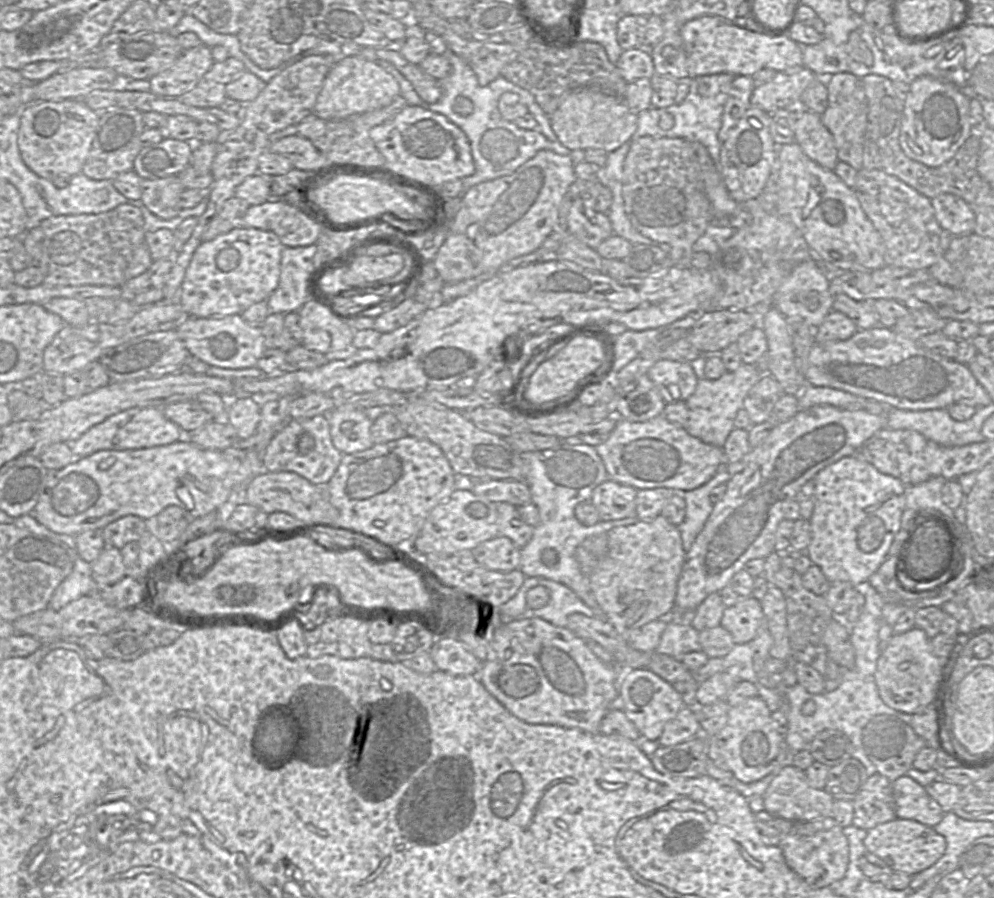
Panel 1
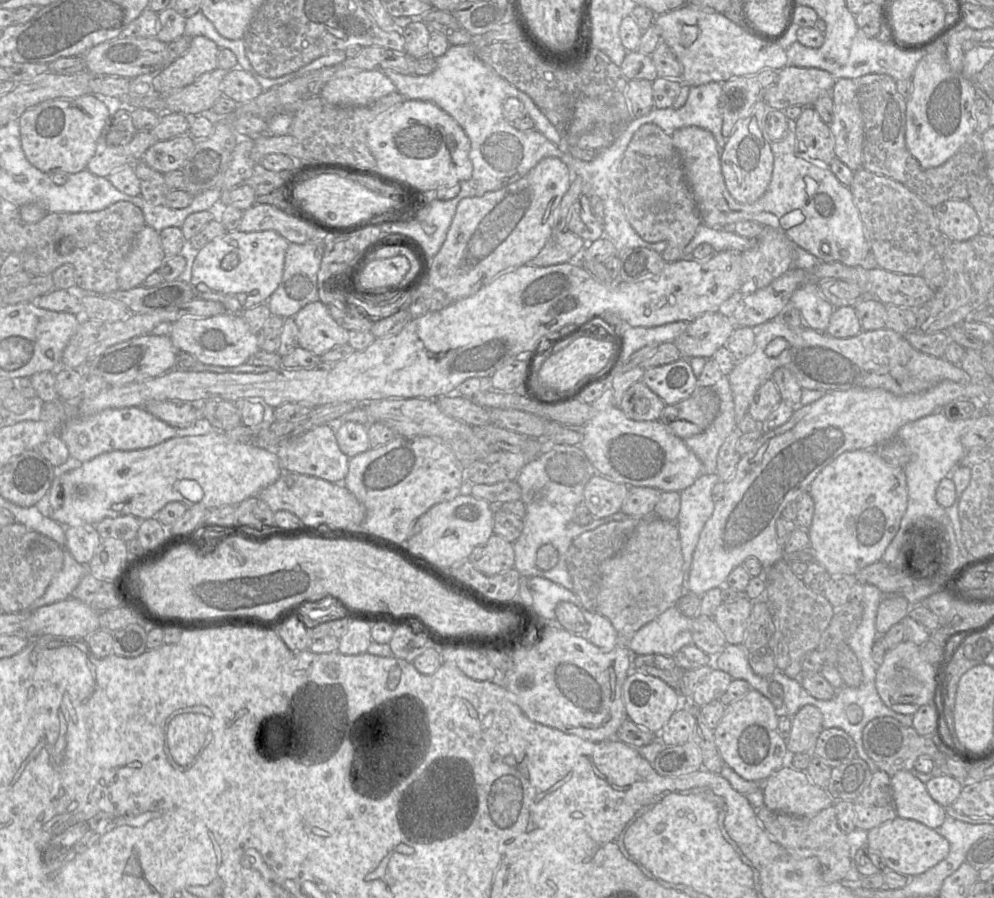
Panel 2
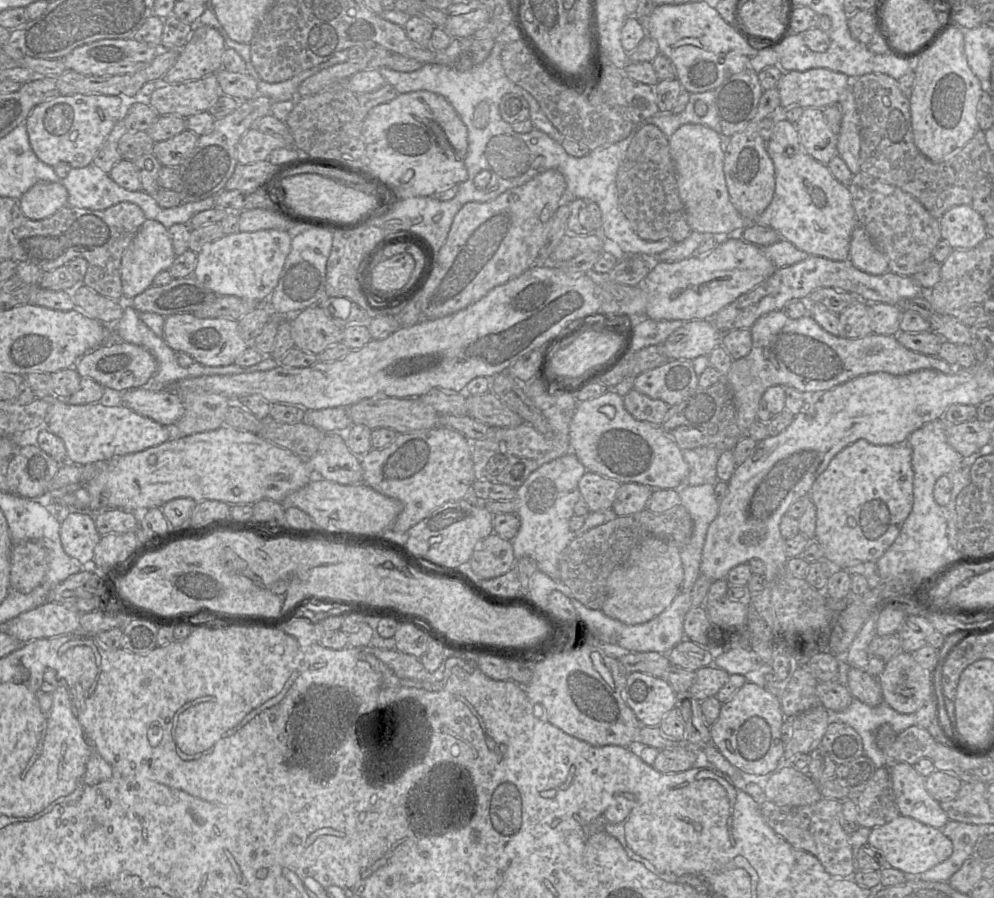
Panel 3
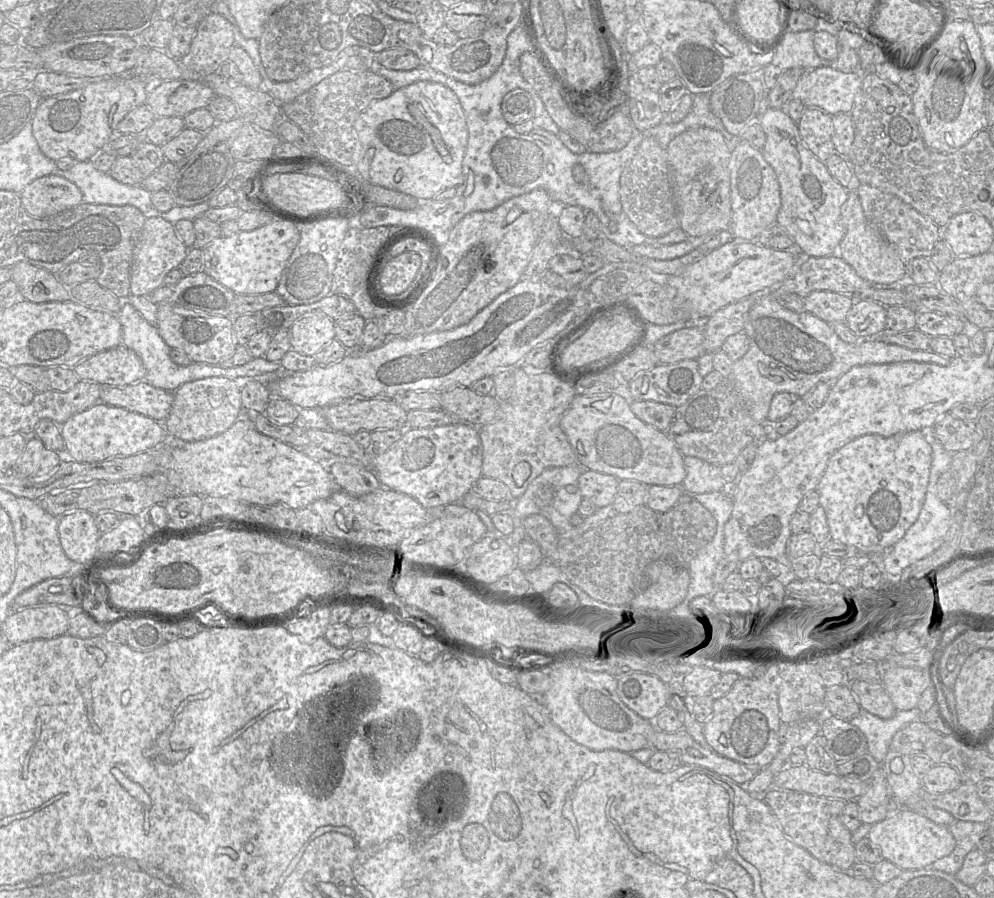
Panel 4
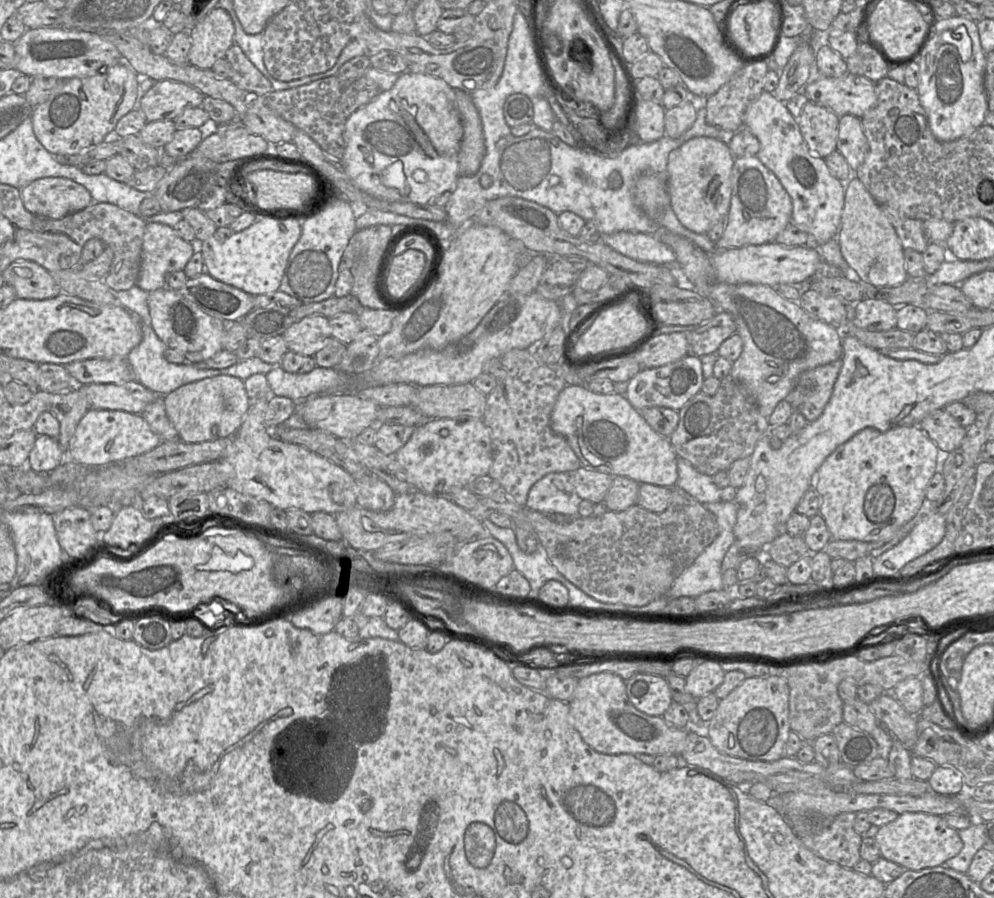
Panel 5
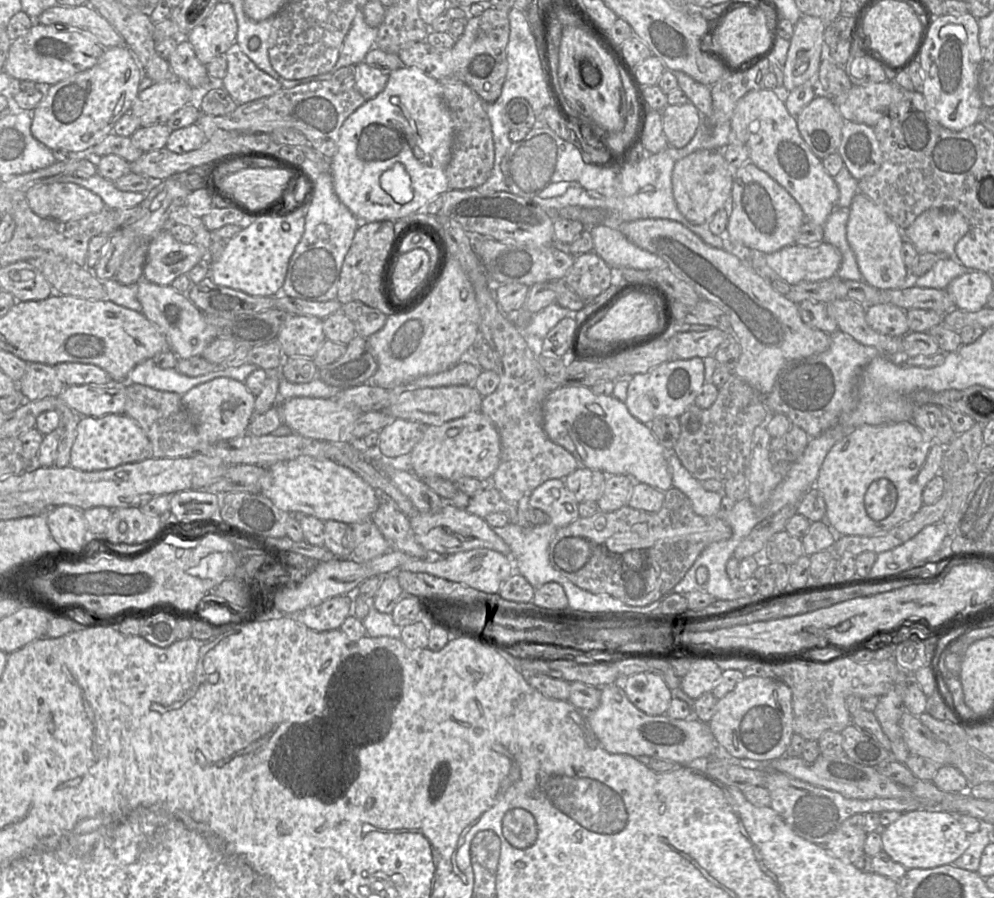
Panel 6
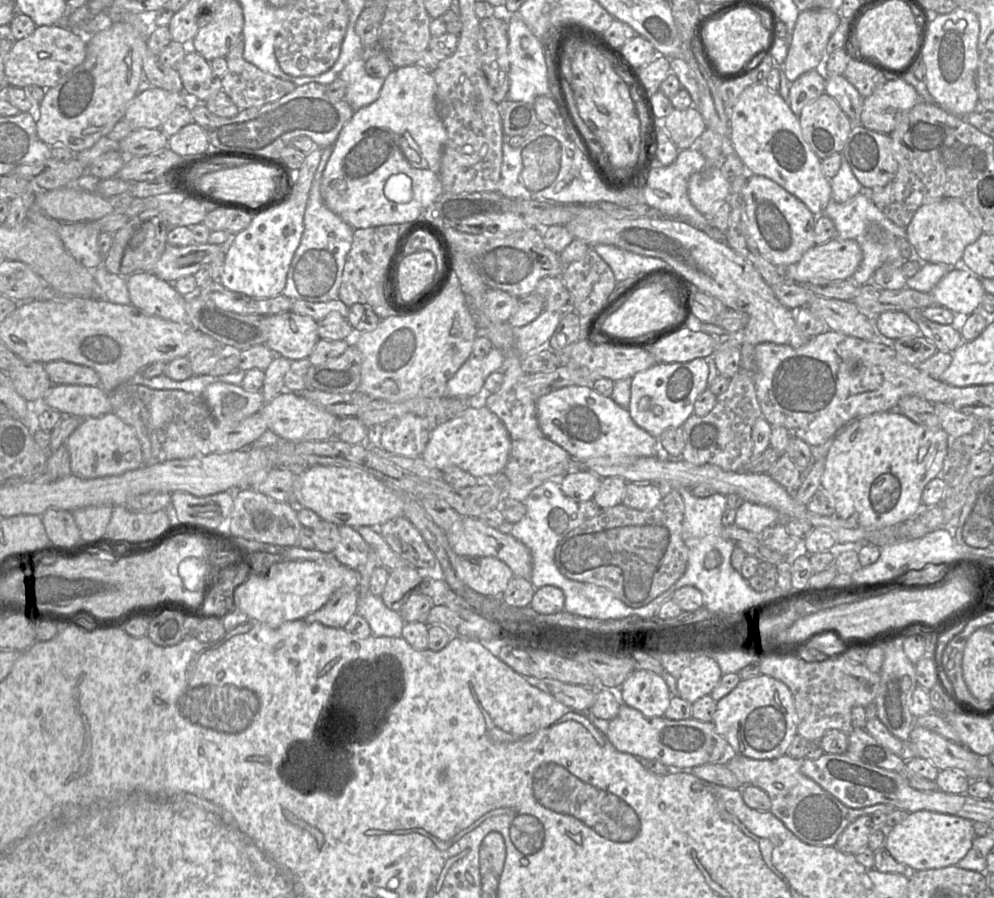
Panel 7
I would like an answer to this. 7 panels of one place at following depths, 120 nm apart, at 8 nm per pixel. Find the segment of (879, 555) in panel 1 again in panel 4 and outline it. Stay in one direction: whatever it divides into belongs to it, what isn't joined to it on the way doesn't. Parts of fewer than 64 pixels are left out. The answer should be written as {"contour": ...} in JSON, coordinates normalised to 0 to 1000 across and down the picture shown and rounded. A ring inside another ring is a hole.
{"contour":[[[932,480],[895,487],[871,483],[840,502],[819,545],[832,581],[833,599],[863,614],[857,617],[885,617],[902,604],[926,572],[938,506]]]}

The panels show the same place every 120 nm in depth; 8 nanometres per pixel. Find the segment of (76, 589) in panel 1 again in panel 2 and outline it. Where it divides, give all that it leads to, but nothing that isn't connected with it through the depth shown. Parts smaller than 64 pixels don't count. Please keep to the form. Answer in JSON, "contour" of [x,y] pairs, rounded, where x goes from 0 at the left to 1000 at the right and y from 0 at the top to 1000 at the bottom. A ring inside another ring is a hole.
{"contour":[[[64,610],[64,626],[61,635],[52,645],[45,660],[28,676],[28,683],[70,666],[73,657],[87,639],[89,639],[89,630],[78,627]]]}

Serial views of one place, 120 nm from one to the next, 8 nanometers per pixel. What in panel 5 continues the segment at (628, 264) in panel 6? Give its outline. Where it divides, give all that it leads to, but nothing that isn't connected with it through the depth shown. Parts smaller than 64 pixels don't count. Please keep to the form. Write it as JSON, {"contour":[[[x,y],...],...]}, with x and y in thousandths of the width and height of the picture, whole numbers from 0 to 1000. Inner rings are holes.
{"contour":[[[625,257],[606,261],[605,269],[624,283],[643,292],[661,295],[678,295],[678,280],[657,262]]]}

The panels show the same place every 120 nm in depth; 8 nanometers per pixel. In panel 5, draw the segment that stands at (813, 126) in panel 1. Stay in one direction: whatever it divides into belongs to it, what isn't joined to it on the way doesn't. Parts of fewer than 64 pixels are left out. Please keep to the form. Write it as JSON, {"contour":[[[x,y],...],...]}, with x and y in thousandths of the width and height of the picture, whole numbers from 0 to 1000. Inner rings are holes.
{"contour":[[[814,112],[809,117],[803,139],[814,166],[830,177],[842,167],[844,129],[833,120]]]}

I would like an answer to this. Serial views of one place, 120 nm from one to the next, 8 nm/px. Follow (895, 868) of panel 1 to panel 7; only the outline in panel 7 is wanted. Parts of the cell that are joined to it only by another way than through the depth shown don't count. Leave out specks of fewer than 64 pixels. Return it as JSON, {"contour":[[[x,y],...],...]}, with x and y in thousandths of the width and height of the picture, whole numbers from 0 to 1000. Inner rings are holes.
{"contour":[[[922,903],[897,921],[891,933],[893,949],[914,970],[947,968],[962,963],[976,947],[982,932],[979,914],[938,903]]]}

